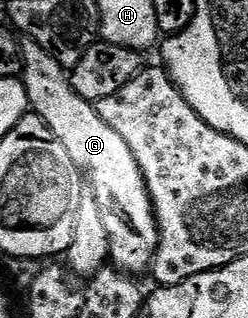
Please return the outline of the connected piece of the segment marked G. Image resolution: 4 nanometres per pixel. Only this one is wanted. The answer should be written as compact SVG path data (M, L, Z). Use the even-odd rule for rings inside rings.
M28 40L22 41L21 51L25 61L23 81L32 113L40 116L47 128L55 132L59 144L67 148L71 160L75 160L91 185L92 197L97 199L99 212L103 212L103 221L111 235L112 265L133 276L140 275L140 270L148 271L161 242L161 230L157 215L153 213L145 176L131 148L127 148L127 140L99 116L94 103L83 100L73 91L66 67L58 64L56 56Z

